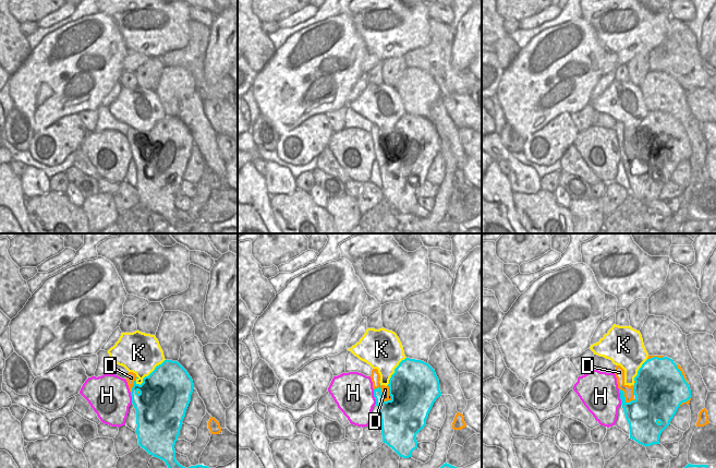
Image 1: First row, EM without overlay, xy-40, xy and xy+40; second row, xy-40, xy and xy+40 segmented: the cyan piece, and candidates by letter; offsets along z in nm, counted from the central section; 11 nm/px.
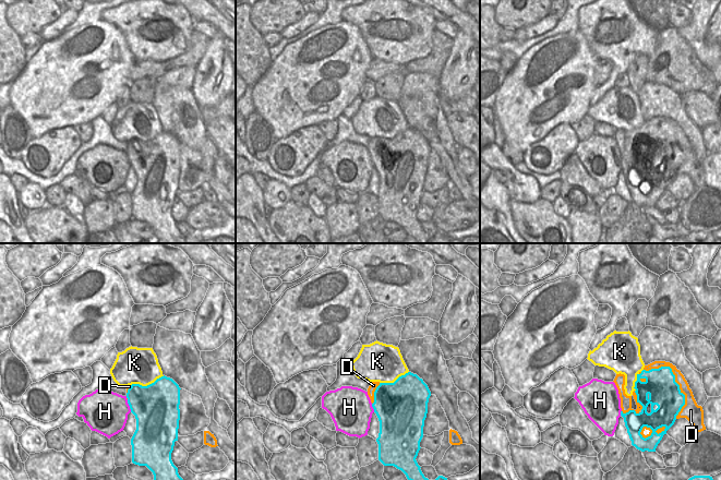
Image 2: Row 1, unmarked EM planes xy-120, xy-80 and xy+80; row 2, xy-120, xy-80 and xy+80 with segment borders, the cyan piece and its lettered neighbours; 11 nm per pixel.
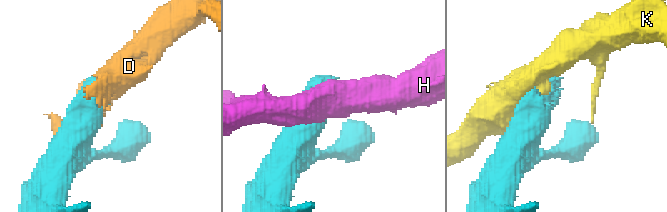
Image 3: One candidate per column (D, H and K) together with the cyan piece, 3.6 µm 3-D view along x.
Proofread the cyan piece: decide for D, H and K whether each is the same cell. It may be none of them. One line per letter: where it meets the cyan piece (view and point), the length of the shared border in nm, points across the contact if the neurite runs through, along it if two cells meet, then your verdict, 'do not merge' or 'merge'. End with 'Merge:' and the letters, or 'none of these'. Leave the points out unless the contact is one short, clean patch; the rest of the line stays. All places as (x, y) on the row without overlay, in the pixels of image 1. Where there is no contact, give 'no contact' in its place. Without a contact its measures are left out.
D: xy (381, 151) | 240 nm | merge
H: xy (374, 152) | 170 nm | along xy (373, 145), (376, 159) | do not merge
K: xy-40 (149, 130) | 420 nm | do not merge
Merge: D

